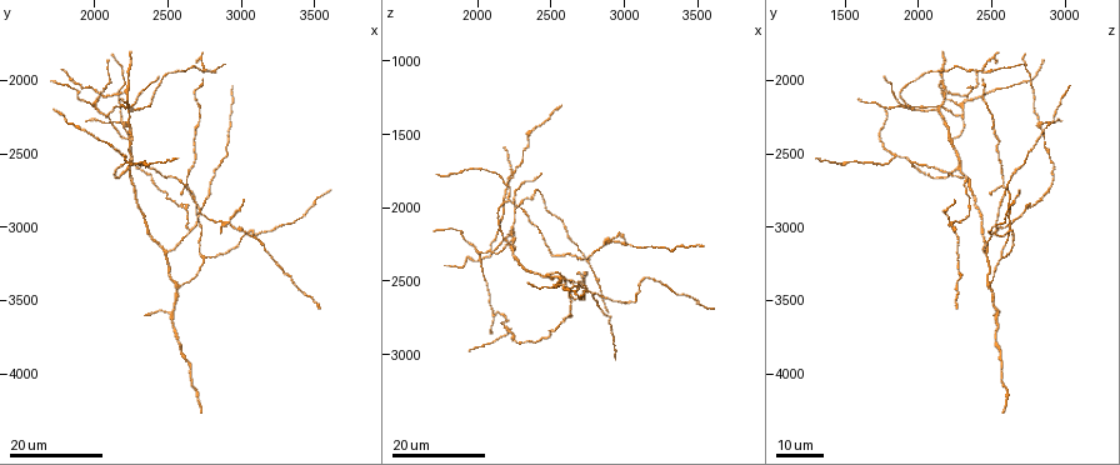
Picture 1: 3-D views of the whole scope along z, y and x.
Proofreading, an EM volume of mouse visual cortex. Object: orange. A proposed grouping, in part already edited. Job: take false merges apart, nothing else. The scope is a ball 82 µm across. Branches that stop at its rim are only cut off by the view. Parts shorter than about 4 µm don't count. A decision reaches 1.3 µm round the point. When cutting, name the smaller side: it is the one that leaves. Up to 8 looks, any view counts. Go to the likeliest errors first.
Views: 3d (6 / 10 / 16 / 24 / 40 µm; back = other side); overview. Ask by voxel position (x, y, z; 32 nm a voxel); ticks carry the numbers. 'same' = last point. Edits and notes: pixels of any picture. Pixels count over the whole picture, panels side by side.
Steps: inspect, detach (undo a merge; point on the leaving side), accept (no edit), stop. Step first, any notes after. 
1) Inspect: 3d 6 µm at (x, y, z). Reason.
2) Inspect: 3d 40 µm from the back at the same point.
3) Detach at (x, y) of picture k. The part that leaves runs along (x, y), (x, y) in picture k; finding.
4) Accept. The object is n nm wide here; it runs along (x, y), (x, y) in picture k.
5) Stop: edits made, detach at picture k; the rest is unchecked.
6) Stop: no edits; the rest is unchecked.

Inspect: 3d 16 µm at (2200, 2300, 2800). Four or more arms meet.

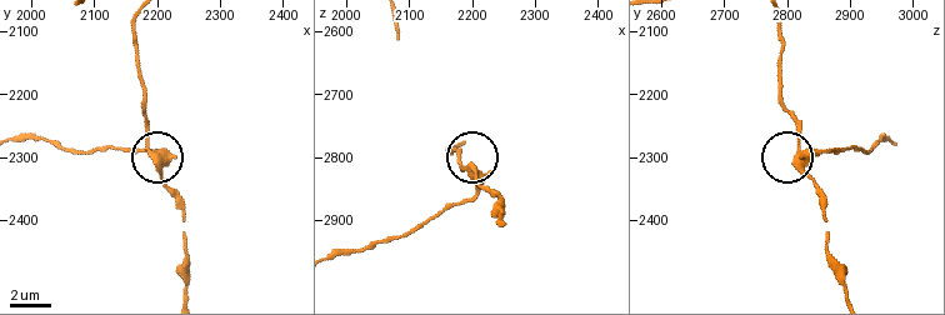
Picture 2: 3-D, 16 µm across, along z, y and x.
Inspect: 3d 6 µm at the same point. Closer look.

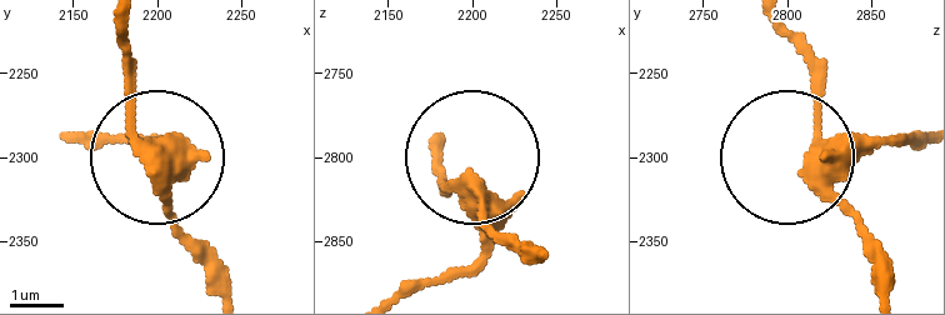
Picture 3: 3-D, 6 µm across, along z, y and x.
Inspect: 3d 6 µm from the back at (2198, 2296, 2822).

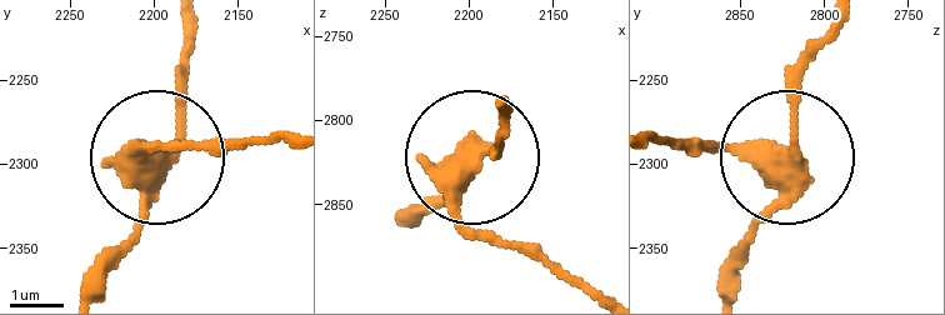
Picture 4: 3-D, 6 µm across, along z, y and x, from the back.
Detach at (164, 146) of picture 4. The side arm is 11 µm long; the part that leaves runs along (146, 164), (160, 150), (281, 136) in picture 4; a second cell is stuck on.

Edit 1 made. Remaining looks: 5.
Inspect: 3d 24 µm at (2540, 3600, 2560). Branch point.

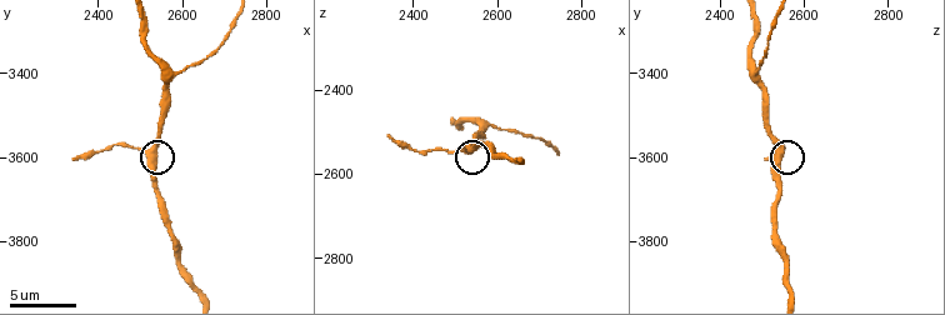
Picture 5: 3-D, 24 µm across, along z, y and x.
Inspect: 3d 10 µm at (2520, 3595, 2550). Zoom in.

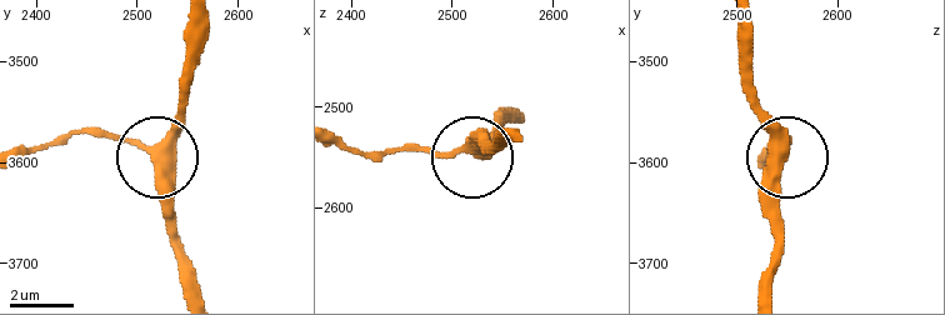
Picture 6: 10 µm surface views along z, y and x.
Accept. The side arm is 6 µm long; it runs along (194, 21), (185, 101), (161, 155), (105, 134), (75, 134) in picture 6; all the same cell.

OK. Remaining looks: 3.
Inspect: 3d 16 µm at (2660, 3000, 2540). Three arms meet.

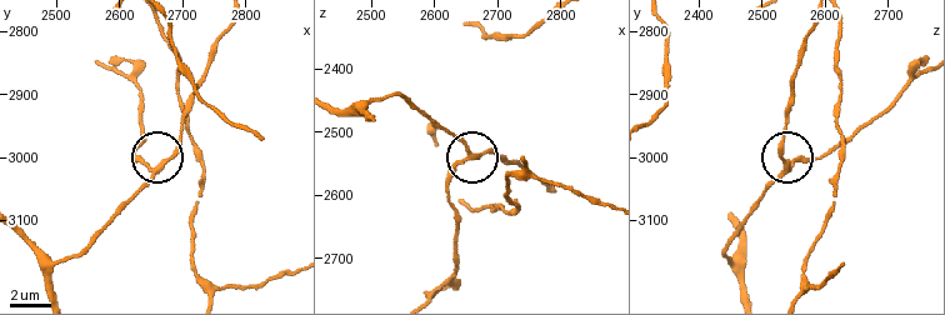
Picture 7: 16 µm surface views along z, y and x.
Inspect: 3d 10 µm at (2655, 3020, 2545).

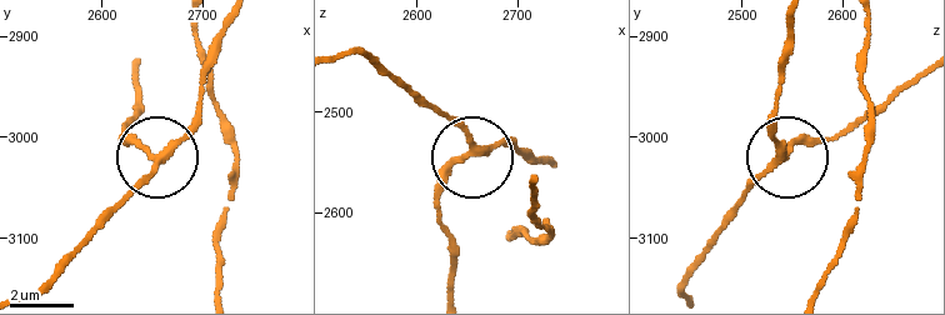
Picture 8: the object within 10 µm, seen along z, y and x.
Accept. The object is 200 nm wide here; it runs along (685, 291), (688, 270), (741, 198), (781, 165), (774, 103) in picture 8; one cell here.

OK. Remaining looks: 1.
Stop: edits made, detach at picture 4; the rest is unchecked.

